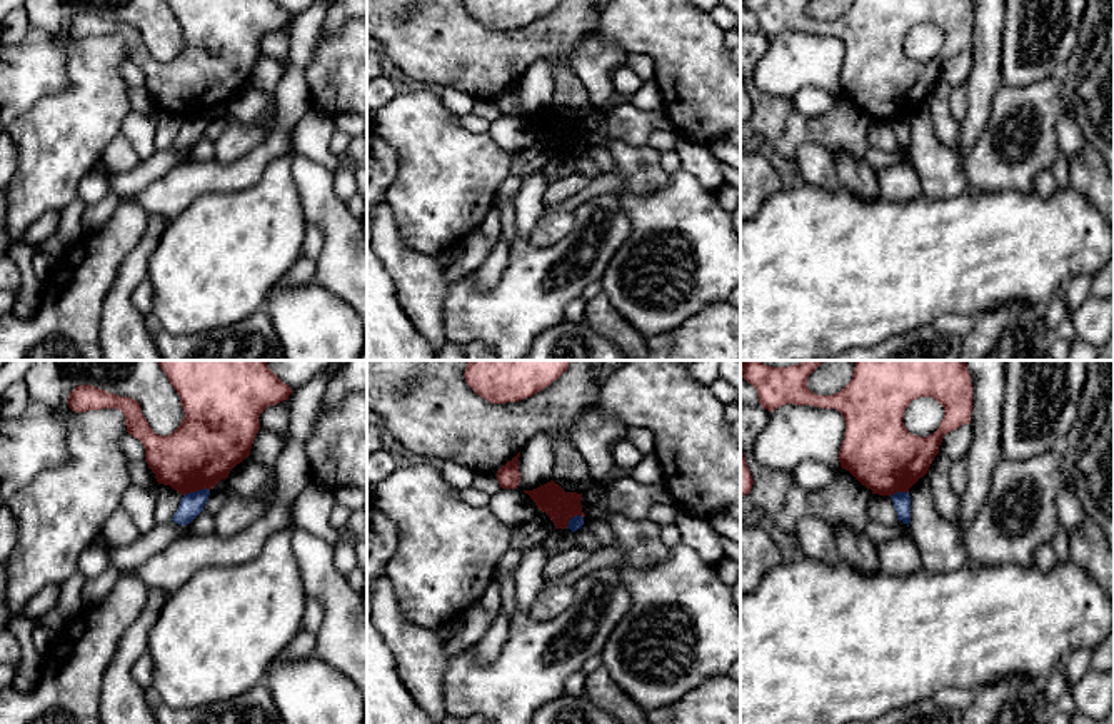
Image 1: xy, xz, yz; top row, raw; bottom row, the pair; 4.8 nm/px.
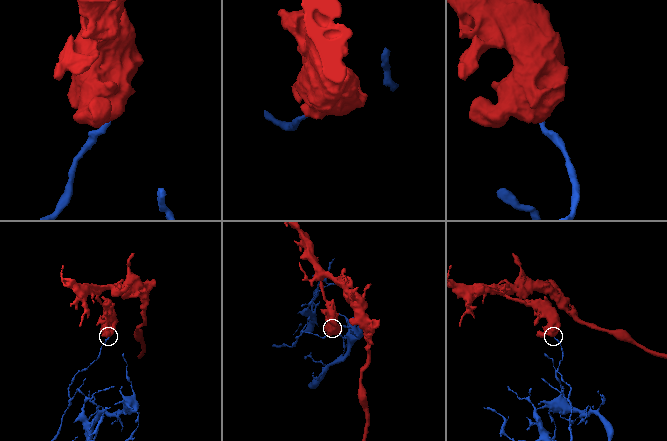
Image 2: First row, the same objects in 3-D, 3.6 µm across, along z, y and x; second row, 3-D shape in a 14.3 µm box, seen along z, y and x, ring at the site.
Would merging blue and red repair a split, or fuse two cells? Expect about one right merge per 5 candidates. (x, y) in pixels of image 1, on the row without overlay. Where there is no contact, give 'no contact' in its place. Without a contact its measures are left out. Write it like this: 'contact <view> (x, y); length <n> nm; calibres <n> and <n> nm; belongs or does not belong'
contact xy (195, 119); length 130 nm; calibres 110 and 340 nm; does not belong

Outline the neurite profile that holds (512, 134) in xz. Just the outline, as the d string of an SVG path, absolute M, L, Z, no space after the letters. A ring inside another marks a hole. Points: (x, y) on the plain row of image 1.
M500 115L490 122L489 133L509 155L530 148L539 137L530 122L517 115Z

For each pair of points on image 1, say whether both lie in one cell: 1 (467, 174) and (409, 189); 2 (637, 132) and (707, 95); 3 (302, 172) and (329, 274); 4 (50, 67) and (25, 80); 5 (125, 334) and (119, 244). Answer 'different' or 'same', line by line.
1: same
2: different
3: same
4: same
5: different

